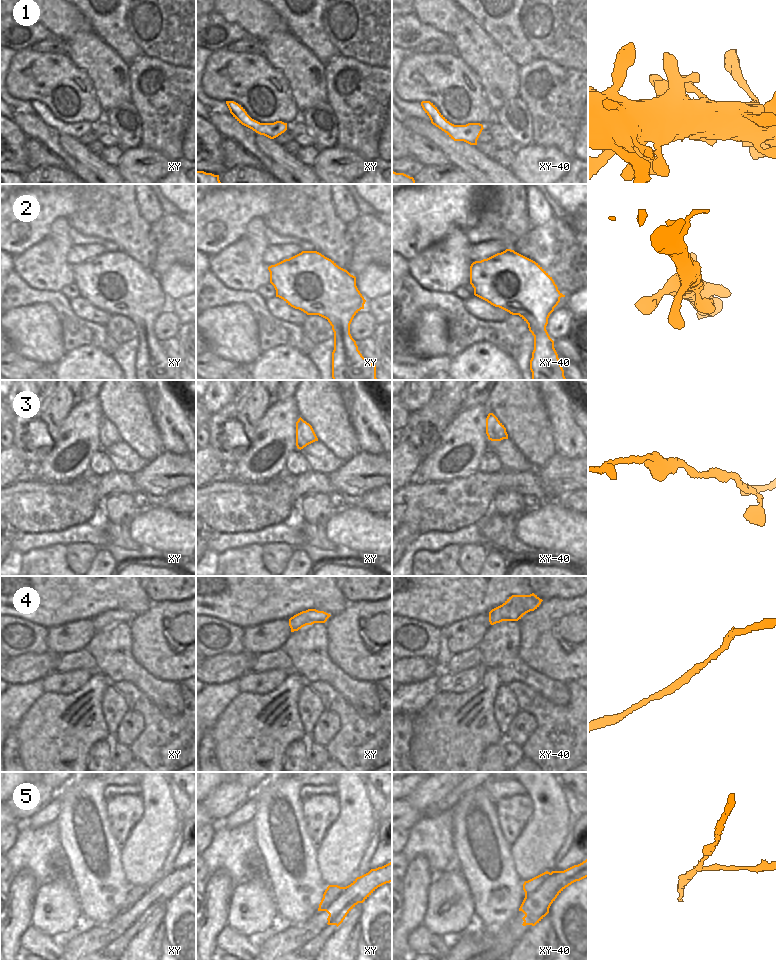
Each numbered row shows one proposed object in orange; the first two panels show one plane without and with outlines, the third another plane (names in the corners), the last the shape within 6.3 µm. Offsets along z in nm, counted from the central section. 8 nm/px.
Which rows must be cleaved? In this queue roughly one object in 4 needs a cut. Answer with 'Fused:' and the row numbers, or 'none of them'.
Fused: 5.

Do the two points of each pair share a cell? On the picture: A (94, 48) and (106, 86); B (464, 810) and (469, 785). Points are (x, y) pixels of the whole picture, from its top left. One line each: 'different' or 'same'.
A: same
B: different

